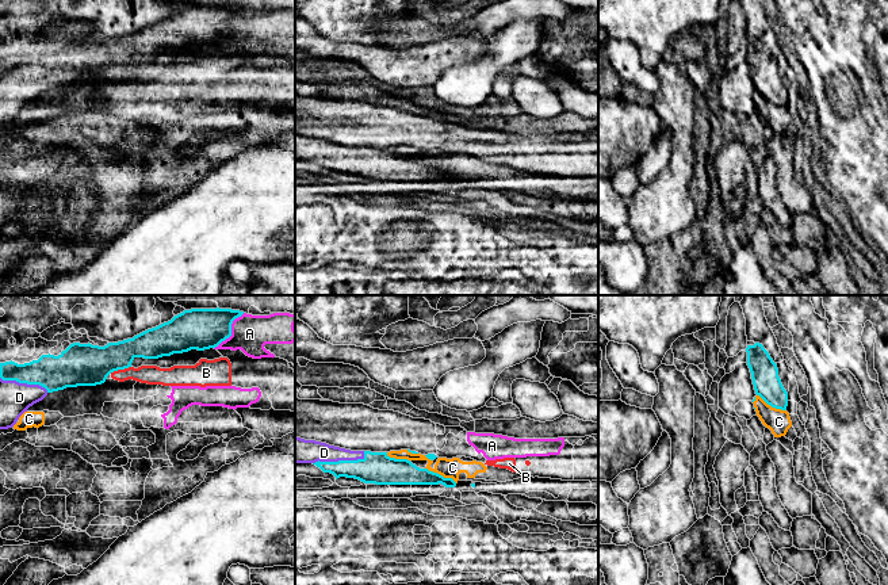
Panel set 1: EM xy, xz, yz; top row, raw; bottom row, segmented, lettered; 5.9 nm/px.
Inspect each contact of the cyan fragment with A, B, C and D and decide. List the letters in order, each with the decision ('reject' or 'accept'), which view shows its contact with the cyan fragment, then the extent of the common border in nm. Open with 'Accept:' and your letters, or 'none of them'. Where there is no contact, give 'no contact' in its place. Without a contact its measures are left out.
Accept: D
A: reject; contact in xy; length 280 nm
B: reject; contact in xy; length 130 nm
C: reject; contact in yz; length 200 nm
D: accept; contact in xz; length 320 nm

